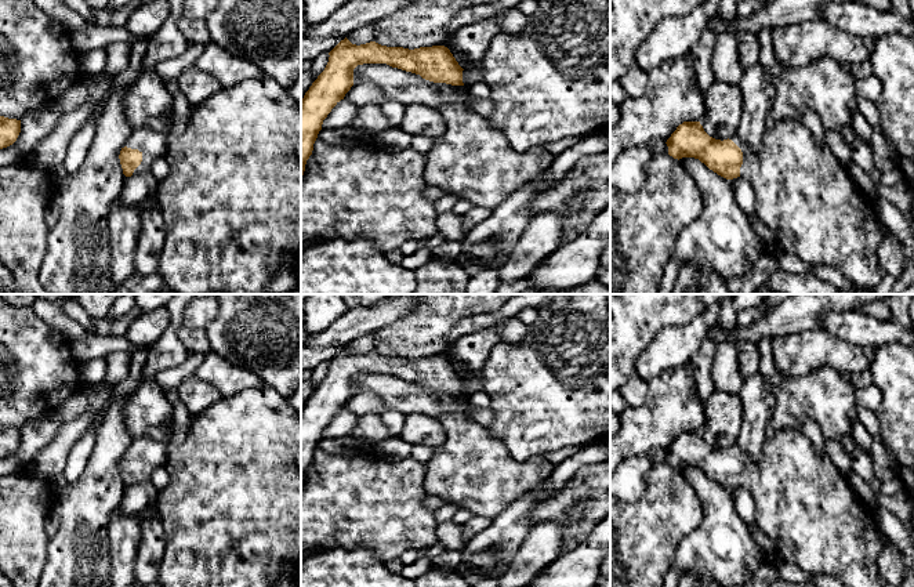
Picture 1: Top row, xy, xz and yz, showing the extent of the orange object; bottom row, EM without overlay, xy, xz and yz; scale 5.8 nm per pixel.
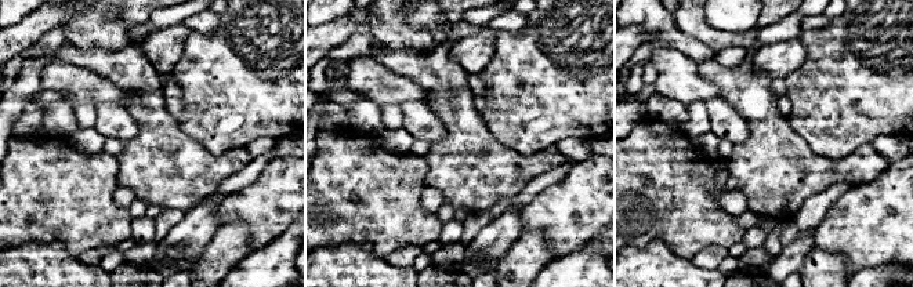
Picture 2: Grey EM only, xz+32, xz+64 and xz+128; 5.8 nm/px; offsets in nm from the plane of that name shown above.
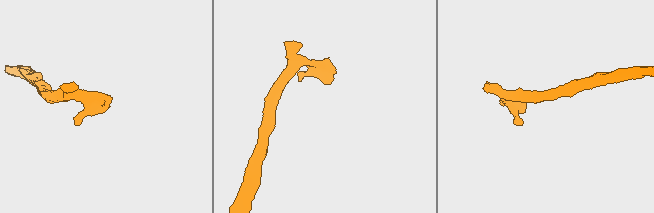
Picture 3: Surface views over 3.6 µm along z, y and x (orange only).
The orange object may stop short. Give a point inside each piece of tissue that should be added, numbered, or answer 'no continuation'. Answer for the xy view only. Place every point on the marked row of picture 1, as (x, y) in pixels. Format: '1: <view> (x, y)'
1: xy (152, 142)

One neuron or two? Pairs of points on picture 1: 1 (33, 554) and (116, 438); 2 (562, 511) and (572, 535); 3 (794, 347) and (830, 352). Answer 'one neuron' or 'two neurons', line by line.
1: two neurons
2: one neuron
3: one neuron

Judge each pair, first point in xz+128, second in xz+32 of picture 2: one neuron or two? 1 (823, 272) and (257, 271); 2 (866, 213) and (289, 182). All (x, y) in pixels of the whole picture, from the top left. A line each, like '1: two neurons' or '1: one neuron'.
1: two neurons
2: one neuron

